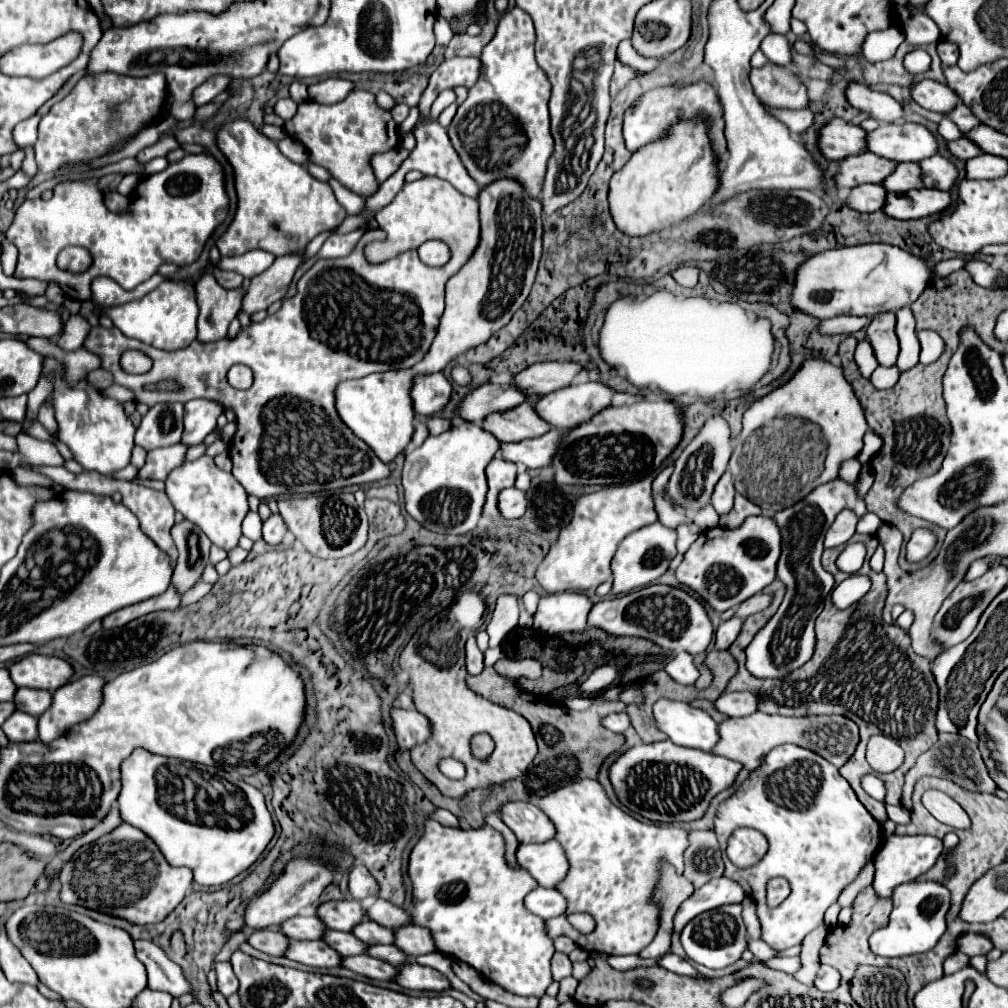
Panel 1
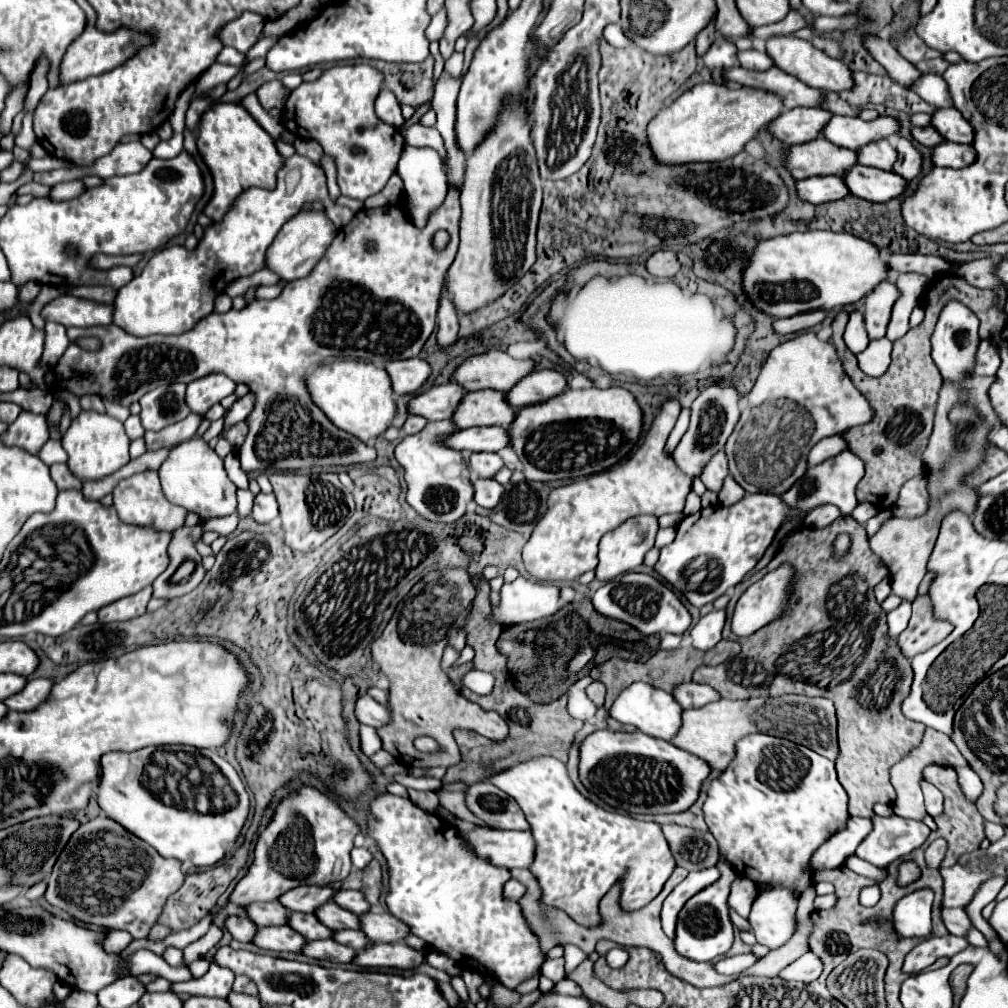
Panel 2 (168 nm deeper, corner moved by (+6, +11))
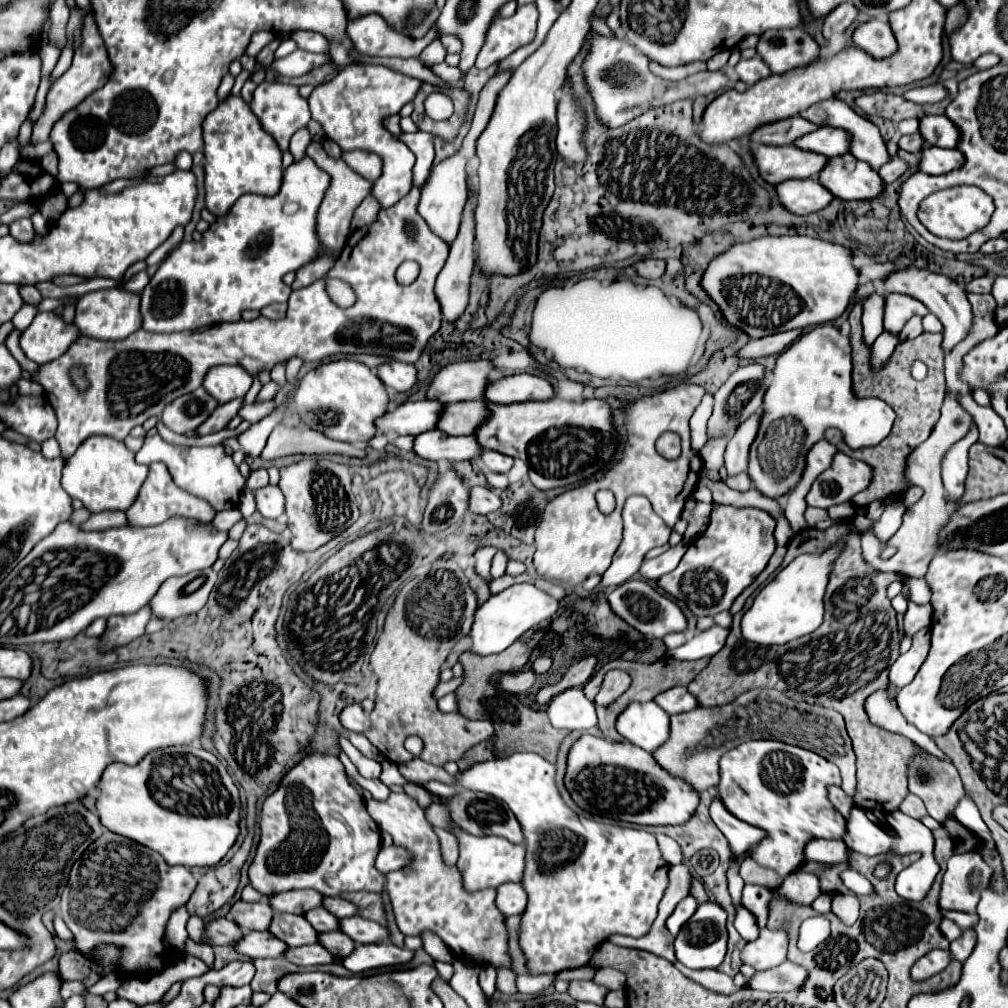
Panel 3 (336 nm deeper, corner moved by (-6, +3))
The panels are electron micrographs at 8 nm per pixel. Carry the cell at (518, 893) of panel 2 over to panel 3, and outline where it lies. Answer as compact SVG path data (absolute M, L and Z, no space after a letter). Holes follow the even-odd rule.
M500 884L496 888L496 908L504 916L522 914L526 908L526 894L520 884Z

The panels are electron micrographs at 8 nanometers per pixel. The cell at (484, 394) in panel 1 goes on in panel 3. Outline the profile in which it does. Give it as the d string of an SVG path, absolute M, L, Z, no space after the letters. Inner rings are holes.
M434 400L404 402L398 408L376 418L374 426L378 434L396 432L398 436L416 436L418 432L434 428L434 416L438 416L438 410L442 410L442 406Z

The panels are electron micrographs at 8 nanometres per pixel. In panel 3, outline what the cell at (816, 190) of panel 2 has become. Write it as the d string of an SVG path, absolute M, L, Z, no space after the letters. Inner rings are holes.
M784 180L780 184L776 184L776 194L780 204L792 212L792 214L812 214L818 212L822 208L826 208L826 204L830 204L830 200L834 196L830 196L830 192L826 192L826 188L822 188L822 184L818 184L816 180Z

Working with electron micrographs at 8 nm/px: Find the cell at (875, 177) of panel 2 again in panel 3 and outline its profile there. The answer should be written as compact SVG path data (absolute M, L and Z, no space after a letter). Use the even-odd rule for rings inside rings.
M850 154L828 158L818 174L818 182L840 200L868 200L882 190L878 172Z

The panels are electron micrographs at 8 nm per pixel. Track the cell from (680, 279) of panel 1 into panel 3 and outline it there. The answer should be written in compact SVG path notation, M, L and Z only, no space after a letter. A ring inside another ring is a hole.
M648 258L648 260L638 260L634 264L634 268L642 278L660 278L664 274L666 262L664 260L656 260L656 258Z

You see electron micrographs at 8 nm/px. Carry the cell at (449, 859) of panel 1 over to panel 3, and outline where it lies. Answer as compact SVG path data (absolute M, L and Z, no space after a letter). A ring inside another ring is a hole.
M390 792L388 800L376 802L368 800L366 808L376 820L382 832L394 838L394 844L402 844L414 852L414 864L396 872L388 872L386 892L396 916L396 924L402 934L420 936L422 930L436 932L446 946L450 946L458 956L478 962L492 964L494 968L510 968L508 944L504 916L494 908L494 888L486 892L462 892L462 880L456 866L446 866L440 856L440 844L432 826L424 818L422 808L406 792Z

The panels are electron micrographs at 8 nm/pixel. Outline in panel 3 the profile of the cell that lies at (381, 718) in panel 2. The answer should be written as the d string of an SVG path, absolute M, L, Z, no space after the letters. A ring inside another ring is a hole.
M352 704L352 706L346 706L342 712L340 712L340 724L348 730L348 732L364 732L366 730L366 724L370 724L370 718L364 714L362 706L360 704Z

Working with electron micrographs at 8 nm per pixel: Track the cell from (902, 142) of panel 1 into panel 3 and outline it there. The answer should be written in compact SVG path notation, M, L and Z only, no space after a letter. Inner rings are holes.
M824 126L794 140L794 146L800 150L828 156L828 158L838 156L838 152L848 152L846 132L842 132L840 128L824 128Z

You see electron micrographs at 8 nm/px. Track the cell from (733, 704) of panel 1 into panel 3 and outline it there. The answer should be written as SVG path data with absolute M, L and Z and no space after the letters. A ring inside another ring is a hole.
M676 686L666 692L660 692L654 698L654 702L668 714L682 714L682 712L694 710L698 706L694 696L690 696L690 692L684 686Z

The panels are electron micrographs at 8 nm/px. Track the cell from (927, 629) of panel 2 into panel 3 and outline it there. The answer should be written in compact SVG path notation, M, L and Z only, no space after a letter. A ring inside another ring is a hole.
M922 628L914 636L912 648L906 654L898 656L898 660L890 668L890 684L896 690L908 686L914 680L914 676L918 674L920 666L924 664L924 660L928 656L928 650L930 650L930 630Z

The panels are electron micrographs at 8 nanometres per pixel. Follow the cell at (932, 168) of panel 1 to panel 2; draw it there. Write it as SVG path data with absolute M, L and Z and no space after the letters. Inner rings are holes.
M900 138L896 142L896 148L898 148L898 164L894 164L894 172L906 180L918 178L922 170L922 154L906 138Z

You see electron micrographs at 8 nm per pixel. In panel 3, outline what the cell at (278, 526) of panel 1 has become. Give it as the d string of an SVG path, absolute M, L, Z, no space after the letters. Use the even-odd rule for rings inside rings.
M268 484L264 488L258 488L256 502L258 502L258 512L264 518L280 518L284 514L284 494L280 486Z

